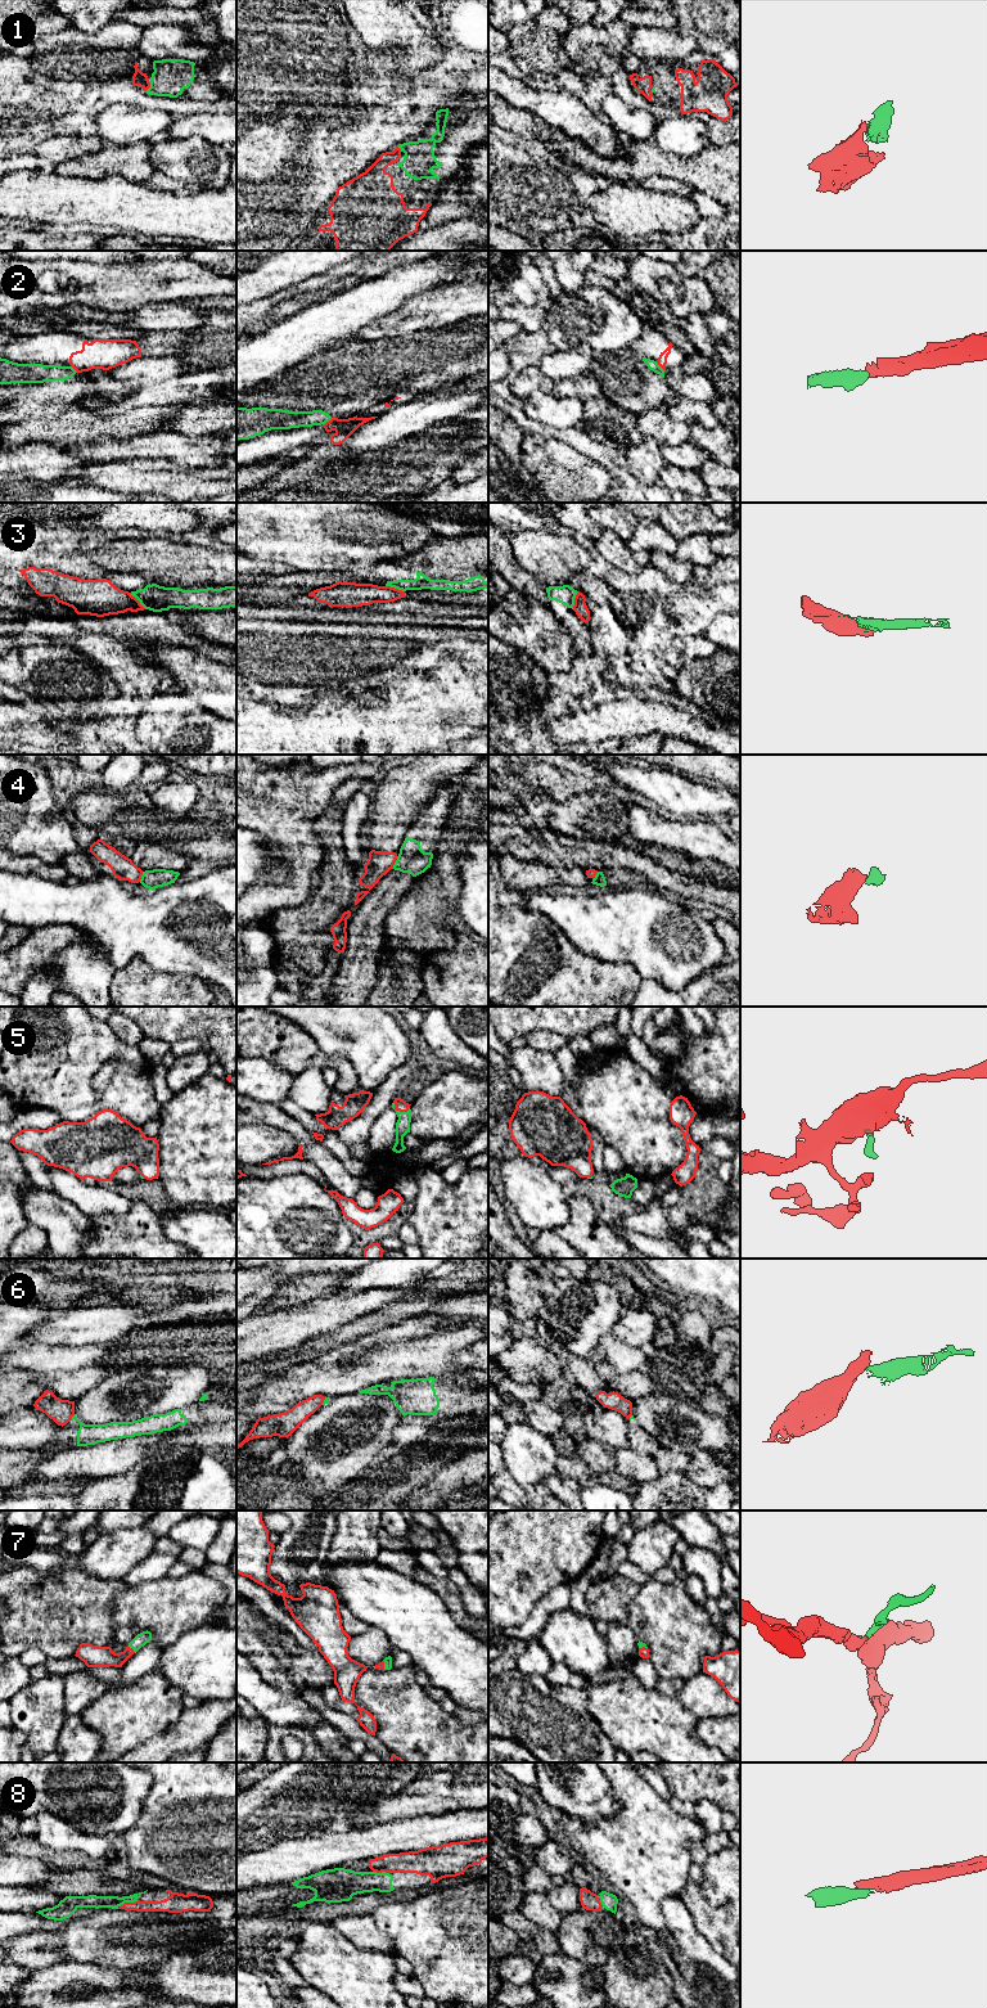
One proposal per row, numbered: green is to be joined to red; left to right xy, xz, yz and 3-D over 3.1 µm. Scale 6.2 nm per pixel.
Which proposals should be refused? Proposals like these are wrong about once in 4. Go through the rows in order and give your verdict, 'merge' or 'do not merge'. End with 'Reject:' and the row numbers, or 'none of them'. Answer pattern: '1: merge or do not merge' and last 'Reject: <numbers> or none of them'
1: merge
2: do not merge
3: do not merge
4: do not merge
5: merge
6: do not merge
7: merge
8: merge
Reject: 2, 3, 4, 6

